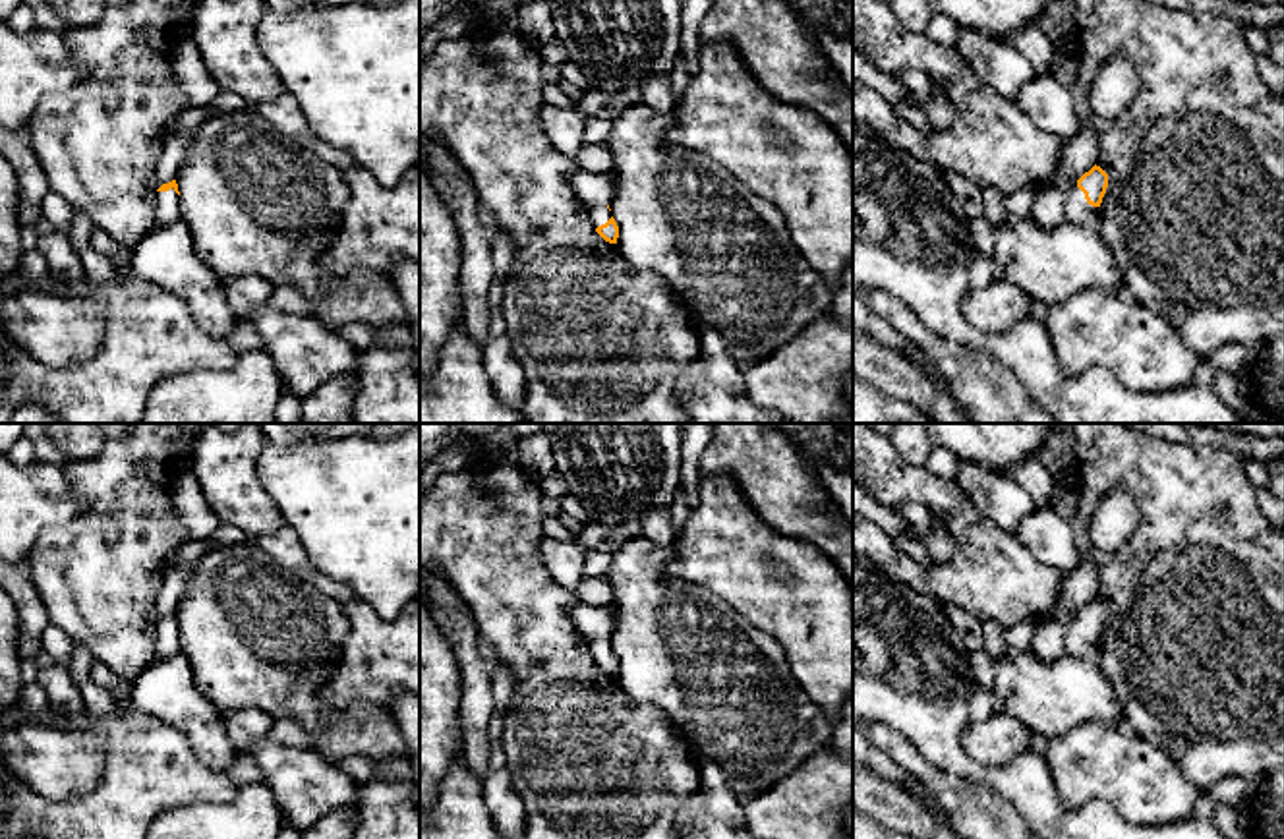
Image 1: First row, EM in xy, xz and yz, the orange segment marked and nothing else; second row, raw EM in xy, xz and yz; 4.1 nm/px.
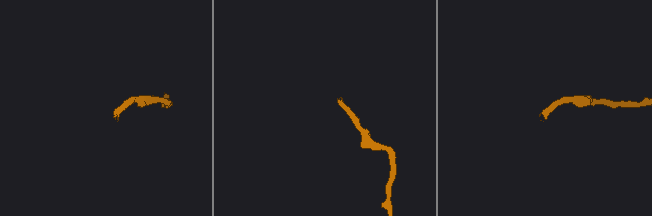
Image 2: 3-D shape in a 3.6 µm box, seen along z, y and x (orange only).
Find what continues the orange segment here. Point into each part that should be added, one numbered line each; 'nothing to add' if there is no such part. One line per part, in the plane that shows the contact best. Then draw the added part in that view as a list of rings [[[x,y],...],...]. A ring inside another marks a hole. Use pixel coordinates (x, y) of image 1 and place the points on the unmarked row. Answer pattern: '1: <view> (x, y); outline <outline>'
1: yz (1078, 642); outline [[[1075,619],[1065,634],[1065,653],[1067,655],[1087,655],[1091,657],[1096,650],[1098,640],[1087,636],[1085,626]]]

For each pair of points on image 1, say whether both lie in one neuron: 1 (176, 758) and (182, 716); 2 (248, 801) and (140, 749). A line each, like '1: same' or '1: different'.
1: different
2: different

